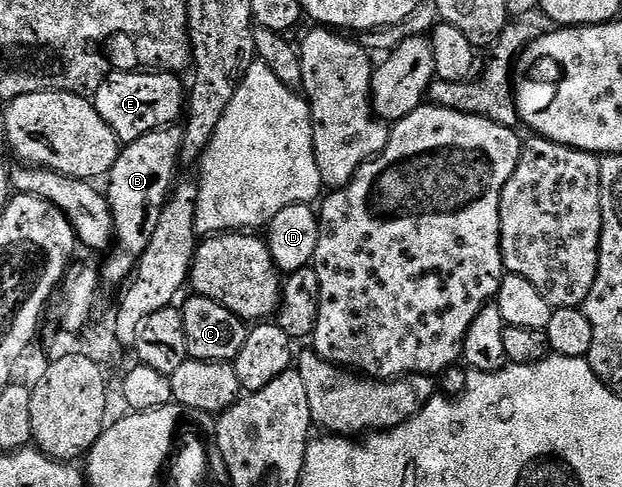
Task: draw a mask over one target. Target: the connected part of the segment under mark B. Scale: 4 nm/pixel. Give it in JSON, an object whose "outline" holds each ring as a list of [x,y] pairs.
{"outline":[[[178,125],[159,127],[156,131],[144,133],[144,137],[125,144],[119,150],[116,165],[112,165],[108,176],[110,184],[104,187],[104,194],[106,200],[110,202],[110,212],[114,222],[114,241],[108,254],[103,258],[107,259],[100,263],[100,279],[103,284],[122,282],[125,284],[137,271],[140,257],[144,257],[144,249],[148,249],[148,245],[152,242],[152,233],[156,233],[156,225],[160,222],[160,213],[175,186],[174,169],[180,165],[181,151],[182,129]]]}

